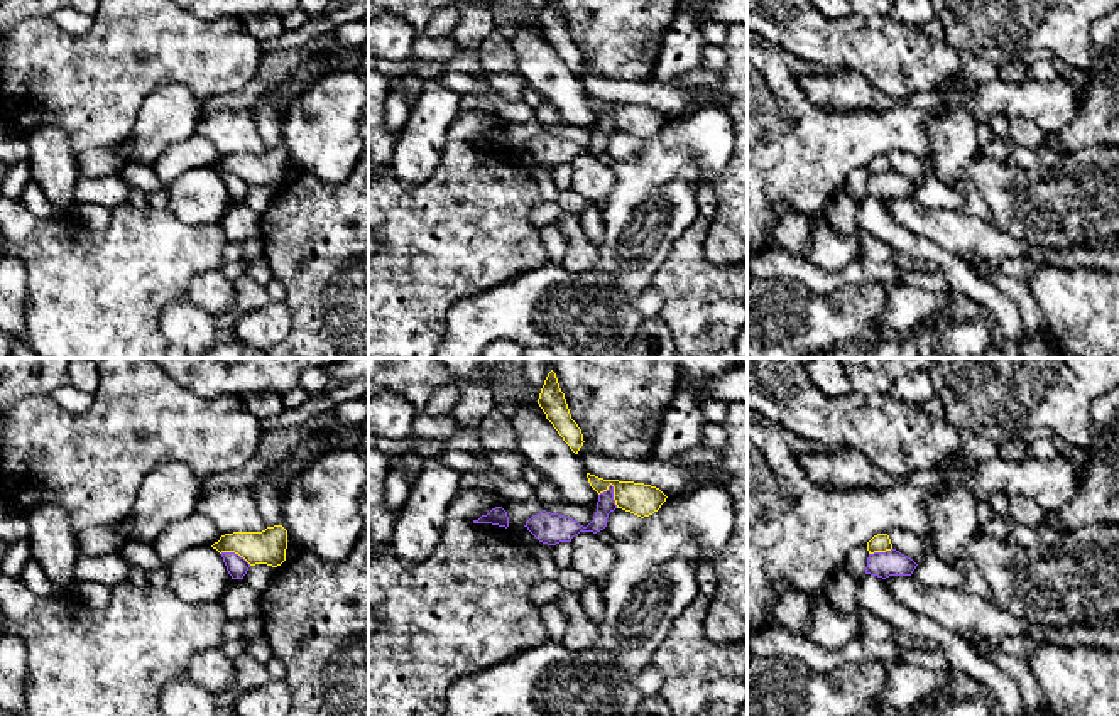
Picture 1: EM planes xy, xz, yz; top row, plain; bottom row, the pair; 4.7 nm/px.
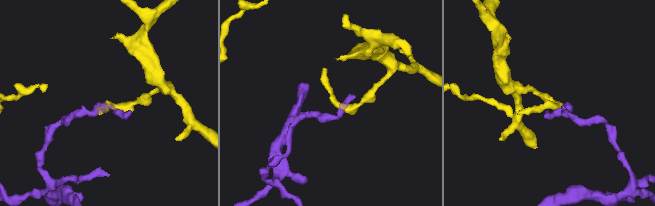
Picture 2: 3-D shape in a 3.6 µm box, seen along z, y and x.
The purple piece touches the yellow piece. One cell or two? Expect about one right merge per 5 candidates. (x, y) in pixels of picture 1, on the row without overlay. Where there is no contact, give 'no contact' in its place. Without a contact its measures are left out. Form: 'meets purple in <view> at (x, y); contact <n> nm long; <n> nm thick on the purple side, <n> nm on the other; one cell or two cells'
meets purple in xz at (612, 117); contact 120 nm long; 90 nm thick on the purple side, 160 nm on the other; two cells

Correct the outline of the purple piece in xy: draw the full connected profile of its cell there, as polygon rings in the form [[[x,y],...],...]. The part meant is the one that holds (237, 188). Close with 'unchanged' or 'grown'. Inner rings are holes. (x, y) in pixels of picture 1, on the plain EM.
[[[221,174],[221,179],[232,201],[243,201],[250,186],[235,174]]]; unchanged

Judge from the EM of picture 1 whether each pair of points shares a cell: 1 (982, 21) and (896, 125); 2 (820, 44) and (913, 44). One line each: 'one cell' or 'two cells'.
1: two cells
2: one cell

